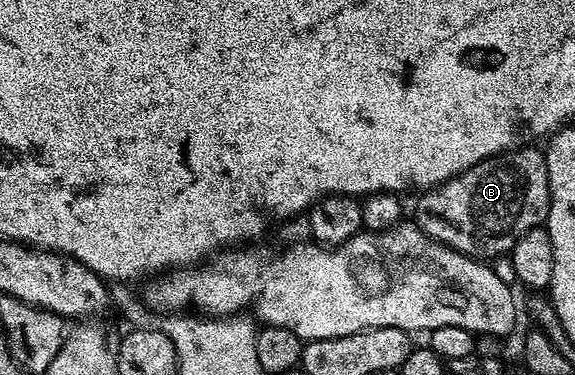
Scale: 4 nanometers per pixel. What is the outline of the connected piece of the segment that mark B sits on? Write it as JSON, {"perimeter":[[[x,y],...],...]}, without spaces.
{"perimeter":[[[522,145],[512,151],[503,151],[490,159],[472,165],[464,173],[452,177],[447,183],[421,192],[418,204],[414,207],[413,222],[430,239],[469,255],[479,261],[493,261],[500,255],[507,254],[514,248],[516,241],[528,229],[541,227],[546,222],[546,214],[550,208],[550,186],[548,185],[548,169],[544,155],[534,145]]]}

